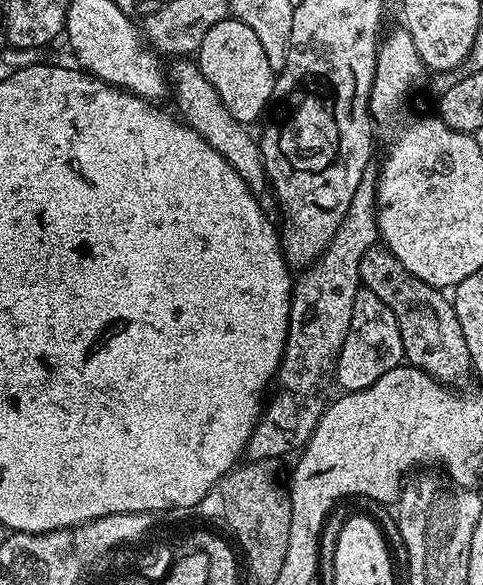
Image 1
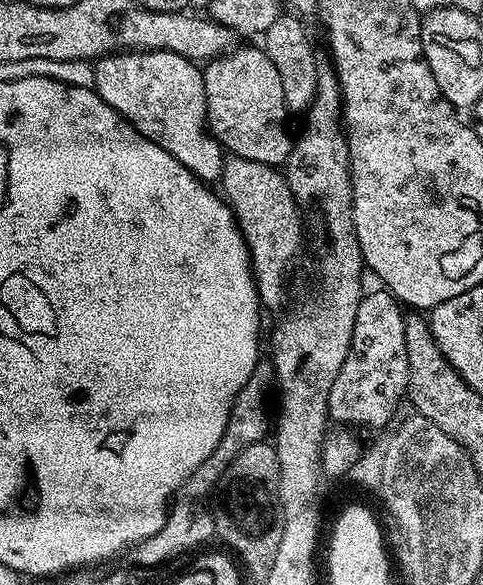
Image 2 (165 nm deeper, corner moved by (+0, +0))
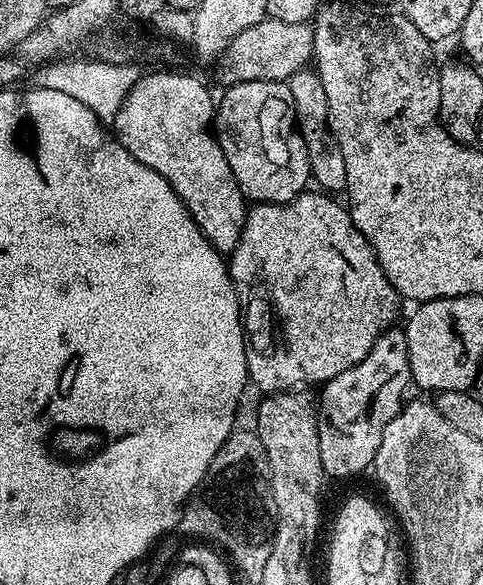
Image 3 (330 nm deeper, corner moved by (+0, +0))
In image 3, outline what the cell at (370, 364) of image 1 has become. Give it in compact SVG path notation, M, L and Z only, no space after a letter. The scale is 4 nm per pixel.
M393 326L387 328L382 335L374 342L374 346L370 346L370 354L366 354L366 358L362 358L362 362L358 362L358 366L350 366L350 370L342 370L342 374L338 374L327 384L319 389L318 395L318 411L316 413L316 425L318 426L318 454L322 458L322 466L324 467L325 477L332 478L337 476L338 479L344 480L347 476L356 476L359 472L364 472L373 467L376 463L376 455L378 454L378 446L382 446L382 434L386 430L386 426L390 426L392 419L400 413L400 409L406 403L406 397L409 395L408 388L412 384L412 375L410 374L410 354L406 346L406 334L403 327Z

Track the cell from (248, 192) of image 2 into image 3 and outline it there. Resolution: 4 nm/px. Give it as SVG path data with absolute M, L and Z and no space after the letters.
M305 190L295 196L288 204L257 204L253 203L248 208L244 219L242 238L238 238L238 246L227 261L228 273L232 276L232 284L236 287L236 297L240 300L240 315L244 326L244 338L246 341L246 366L248 367L248 379L254 385L261 388L261 393L291 392L303 389L304 384L316 384L323 386L332 380L342 370L350 370L350 366L358 366L366 354L370 354L370 346L387 328L397 323L396 315L400 312L402 297L396 291L395 286L386 278L382 266L376 261L374 250L370 242L354 226L351 211L339 199L325 194L320 190Z

